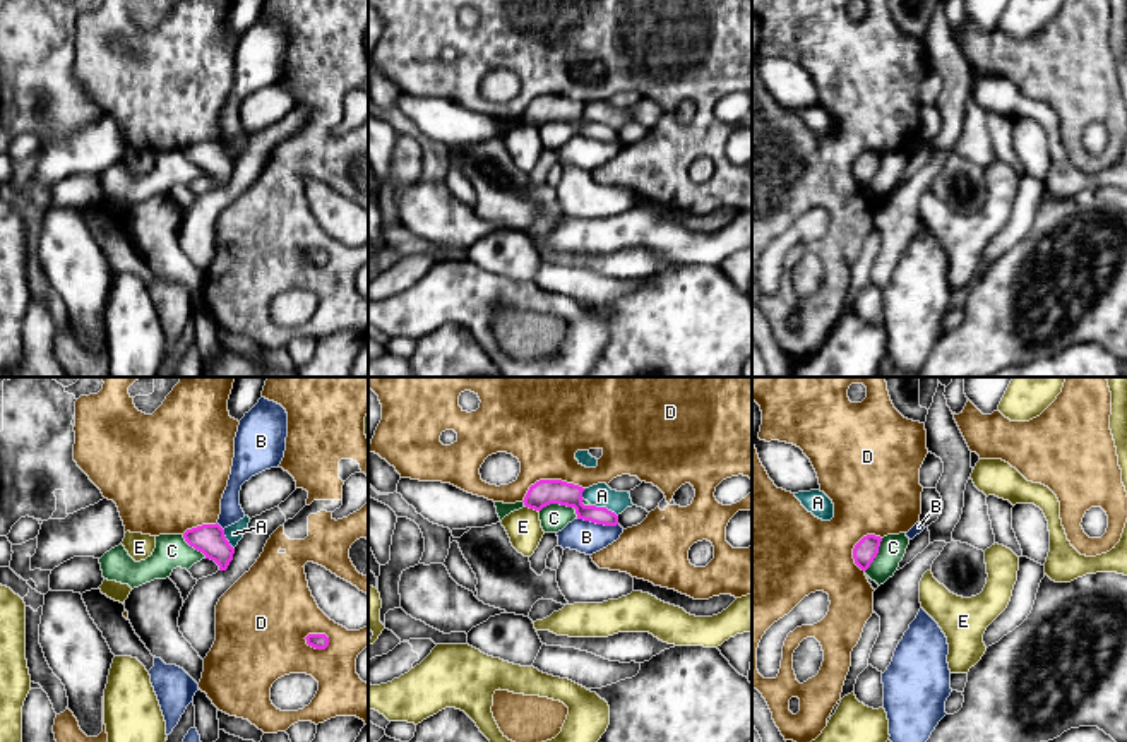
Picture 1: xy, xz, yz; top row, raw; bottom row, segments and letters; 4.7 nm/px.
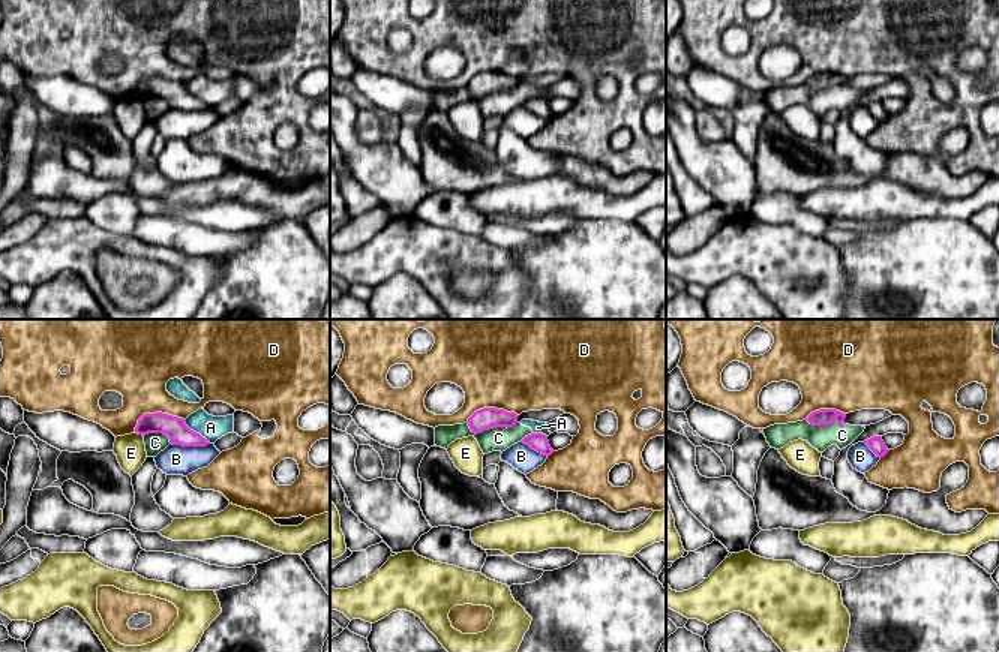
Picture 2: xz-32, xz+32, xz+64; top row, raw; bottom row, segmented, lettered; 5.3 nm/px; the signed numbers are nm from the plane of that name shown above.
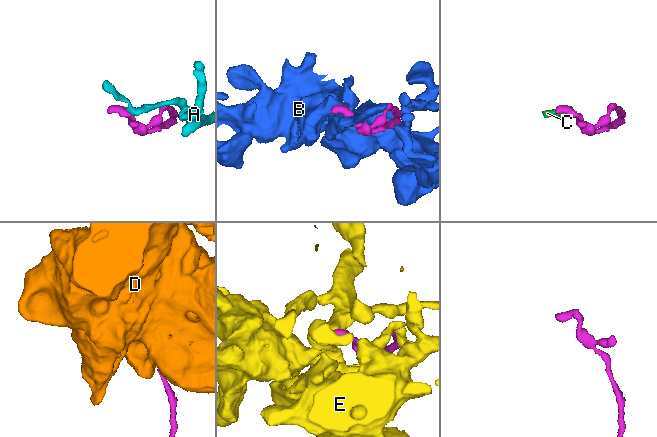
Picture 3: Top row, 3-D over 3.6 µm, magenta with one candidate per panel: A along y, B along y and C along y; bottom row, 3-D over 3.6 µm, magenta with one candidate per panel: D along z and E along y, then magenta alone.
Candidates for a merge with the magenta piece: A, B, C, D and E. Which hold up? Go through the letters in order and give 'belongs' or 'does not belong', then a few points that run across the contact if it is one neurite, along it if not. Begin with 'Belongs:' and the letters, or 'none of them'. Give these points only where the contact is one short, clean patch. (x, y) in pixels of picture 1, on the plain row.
Belongs: none of them
A: does not belong; line xz (591, 120), (603, 122), (617, 132)
B: does not belong
C: does not belong; line xz (538, 127), (550, 120), (566, 120), (574, 125), (578, 134)
D: does not belong
E: does not belong; line xz (526, 122), (536, 127)

